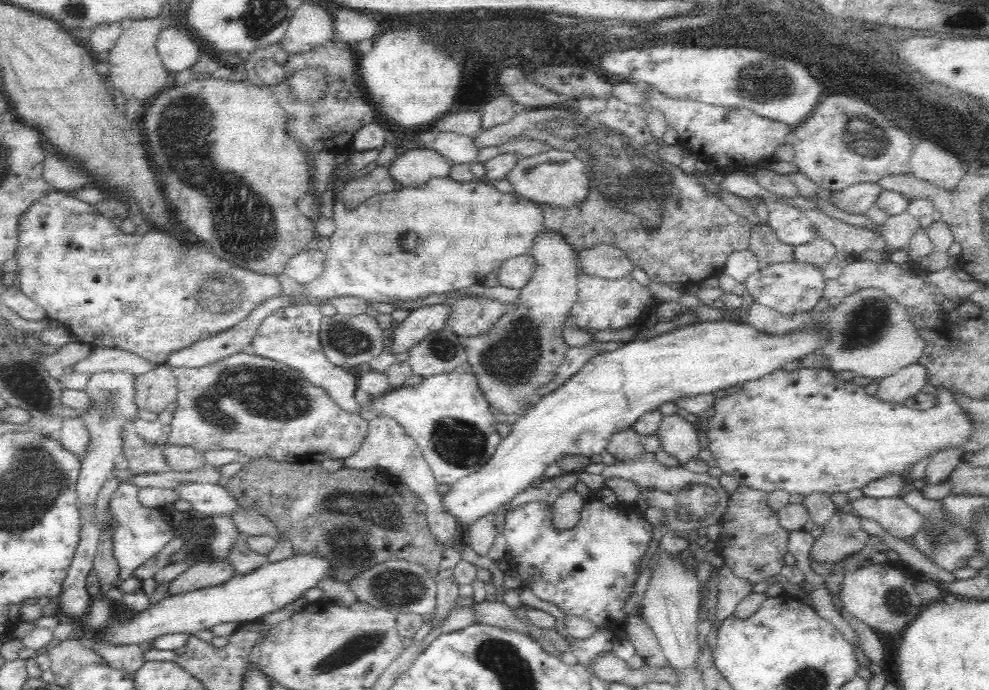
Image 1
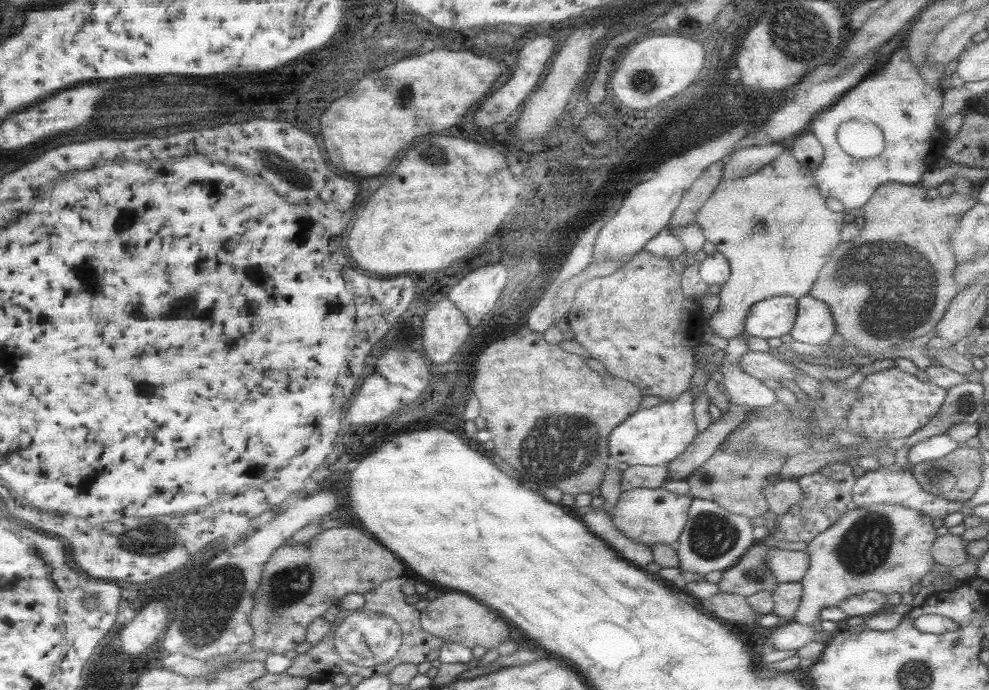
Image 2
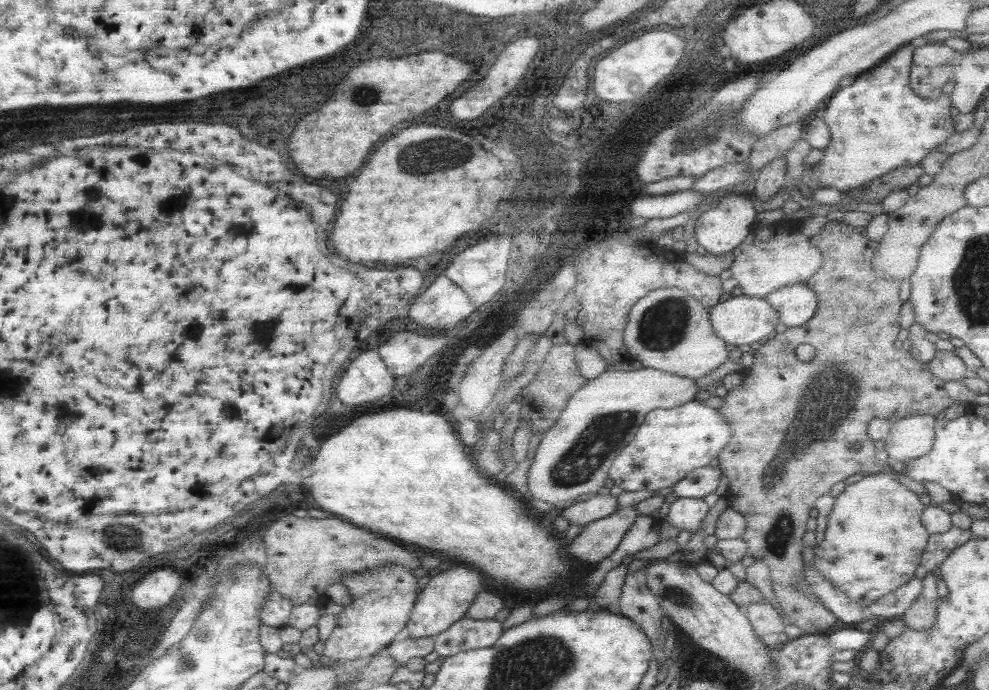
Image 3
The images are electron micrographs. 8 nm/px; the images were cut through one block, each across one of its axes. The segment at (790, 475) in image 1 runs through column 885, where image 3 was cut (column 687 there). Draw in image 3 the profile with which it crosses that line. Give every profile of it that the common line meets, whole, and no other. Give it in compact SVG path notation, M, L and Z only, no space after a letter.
M701 397L667 410L651 410L625 448L613 458L607 478L625 492L658 491L673 487L691 470L707 466L727 444L731 429L718 409L709 408Z

